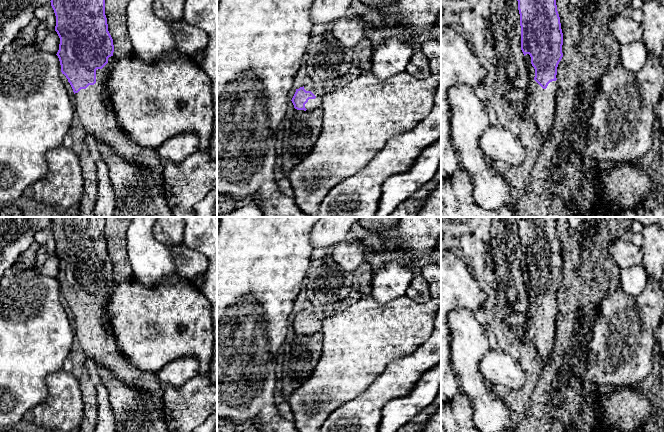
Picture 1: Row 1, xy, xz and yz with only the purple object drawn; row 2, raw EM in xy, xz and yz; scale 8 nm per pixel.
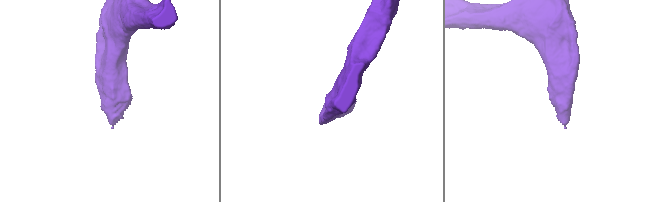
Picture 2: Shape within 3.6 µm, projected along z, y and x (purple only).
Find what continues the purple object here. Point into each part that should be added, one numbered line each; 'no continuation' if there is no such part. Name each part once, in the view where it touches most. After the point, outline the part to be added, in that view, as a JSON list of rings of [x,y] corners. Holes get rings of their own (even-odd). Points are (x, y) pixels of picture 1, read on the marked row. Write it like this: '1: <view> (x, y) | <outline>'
1: xy (92, 106) | [[[114,56],[109,57],[108,63],[102,69],[96,70],[96,83],[74,94],[75,112],[90,138],[108,145],[130,164],[146,166],[155,180],[162,183],[163,164],[157,156],[157,150],[134,144],[117,124],[105,91],[109,69],[116,60]]]

